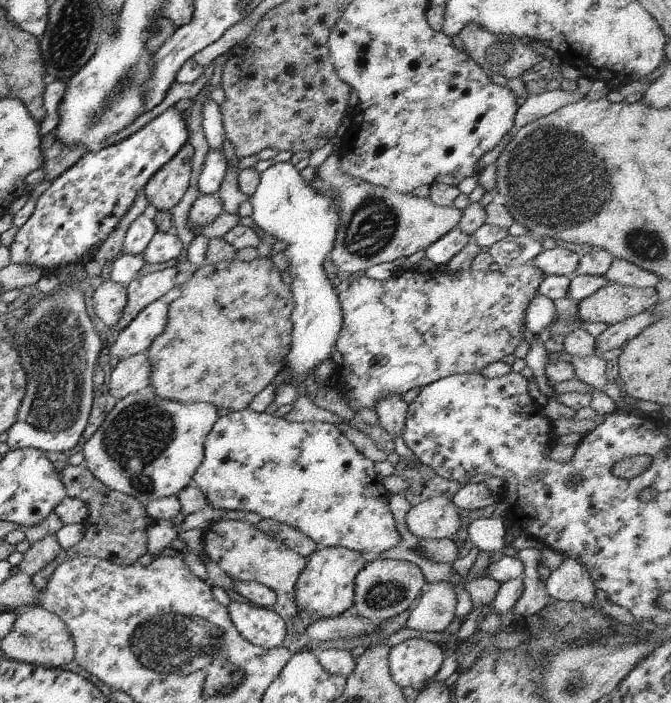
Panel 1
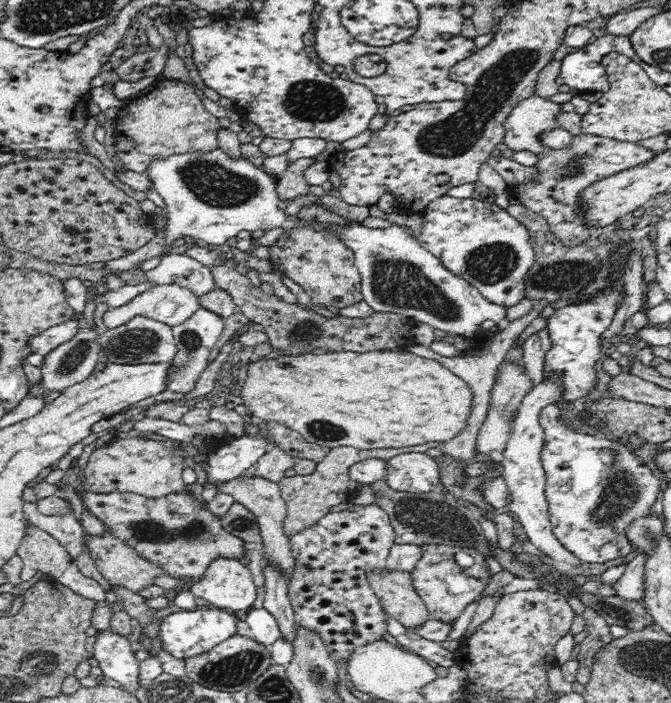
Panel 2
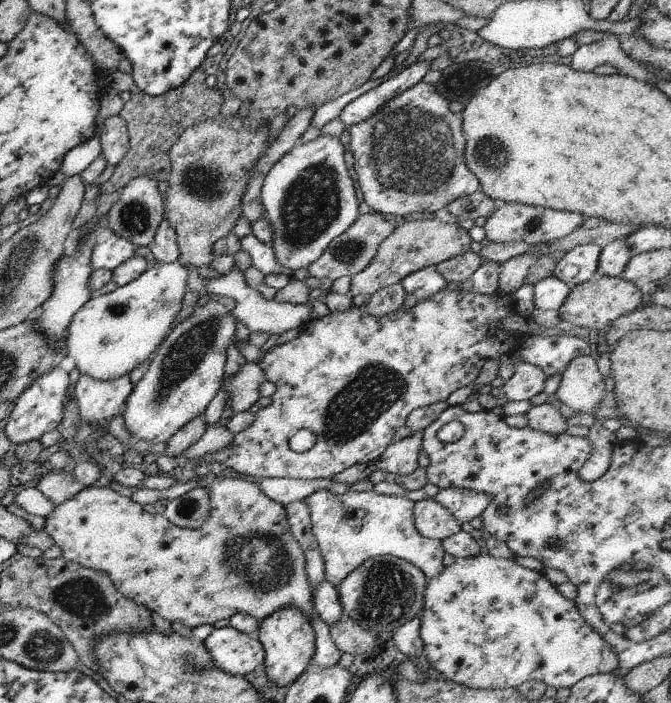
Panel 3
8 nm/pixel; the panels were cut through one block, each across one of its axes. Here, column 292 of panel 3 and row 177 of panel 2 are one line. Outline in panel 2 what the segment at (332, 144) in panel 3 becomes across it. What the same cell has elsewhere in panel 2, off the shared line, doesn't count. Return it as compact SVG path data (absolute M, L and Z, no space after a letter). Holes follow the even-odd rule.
M219 148L210 152L175 154L162 160L153 160L144 173L166 203L165 234L156 235L148 245L123 257L109 260L104 267L108 274L102 278L108 291L127 284L114 274L138 269L140 262L144 263L150 258L162 255L165 246L173 246L174 240L184 236L205 240L209 245L218 246L233 240L242 230L252 233L256 230L266 232L274 228L302 228L302 221L296 215L286 215L278 208L276 179L250 163L244 156L232 158Z

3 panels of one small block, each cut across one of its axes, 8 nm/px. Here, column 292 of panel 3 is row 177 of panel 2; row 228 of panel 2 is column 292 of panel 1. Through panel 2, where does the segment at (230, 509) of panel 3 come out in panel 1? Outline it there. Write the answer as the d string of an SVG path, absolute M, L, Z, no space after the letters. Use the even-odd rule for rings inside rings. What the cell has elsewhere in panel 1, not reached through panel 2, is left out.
M223 520L213 522L203 531L205 549L210 558L234 581L256 581L276 592L292 592L307 565L307 558L284 546L272 535L262 533L256 525Z

